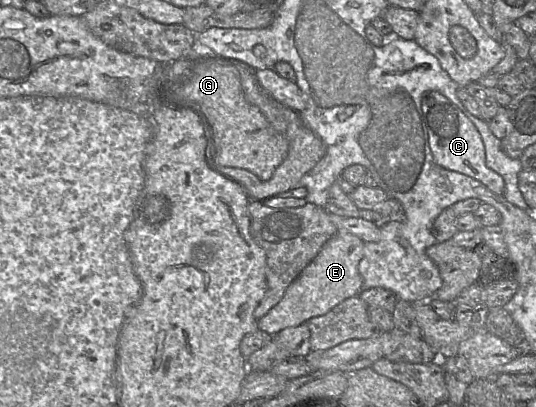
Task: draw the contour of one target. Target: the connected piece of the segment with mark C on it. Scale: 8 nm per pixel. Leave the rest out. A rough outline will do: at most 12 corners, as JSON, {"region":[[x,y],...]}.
{"region":[[434,90],[422,95],[434,160],[503,196],[481,135]]}

